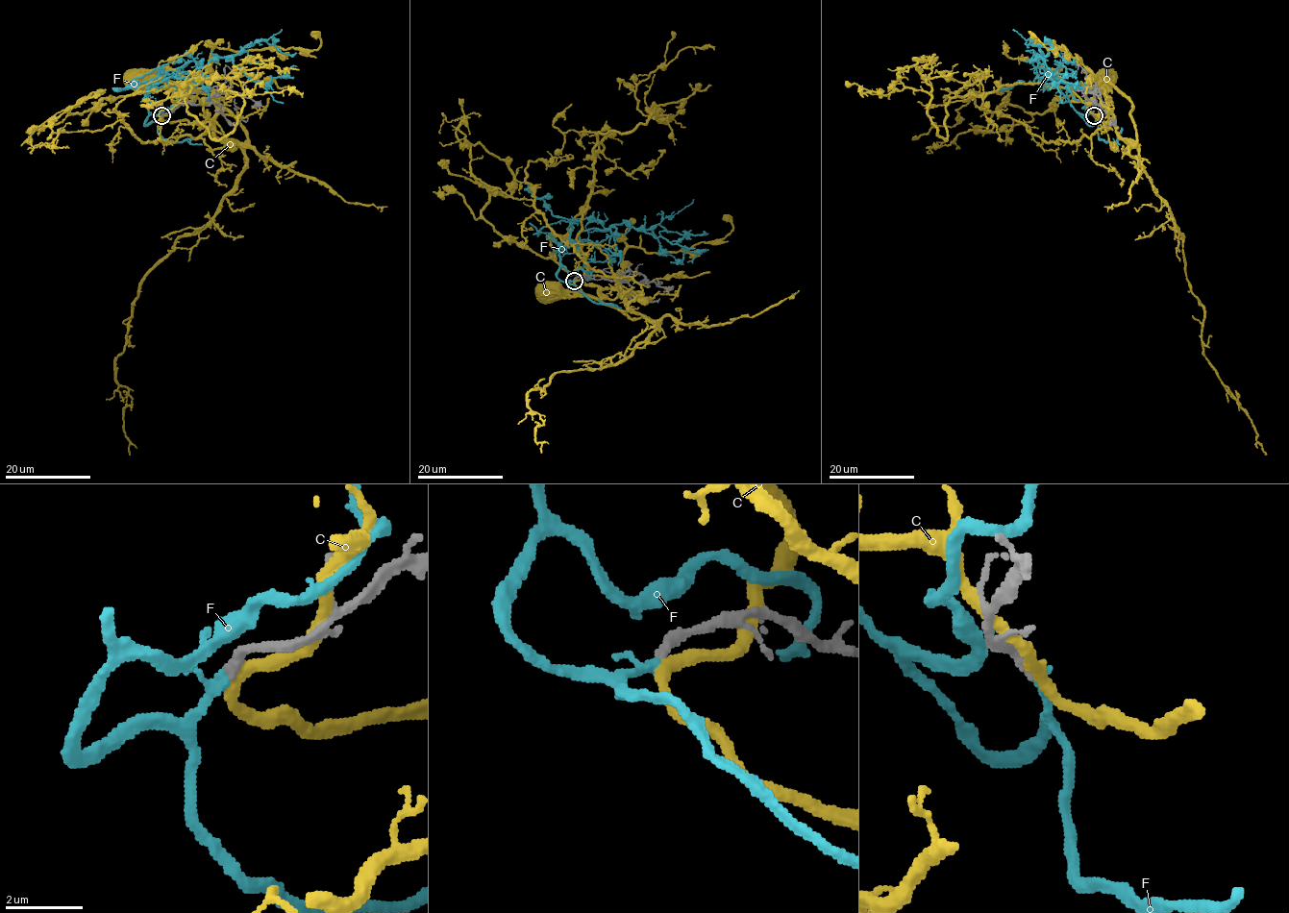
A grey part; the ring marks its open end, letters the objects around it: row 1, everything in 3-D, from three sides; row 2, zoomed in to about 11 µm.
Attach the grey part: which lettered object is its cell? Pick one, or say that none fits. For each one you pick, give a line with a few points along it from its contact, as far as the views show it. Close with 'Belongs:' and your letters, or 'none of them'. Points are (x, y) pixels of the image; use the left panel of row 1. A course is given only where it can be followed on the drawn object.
F: via (162, 115), (145, 125), (148, 85), (163, 72), (185, 78), (228, 58), (254, 81), (266, 82), (296, 66)
Belongs: F

